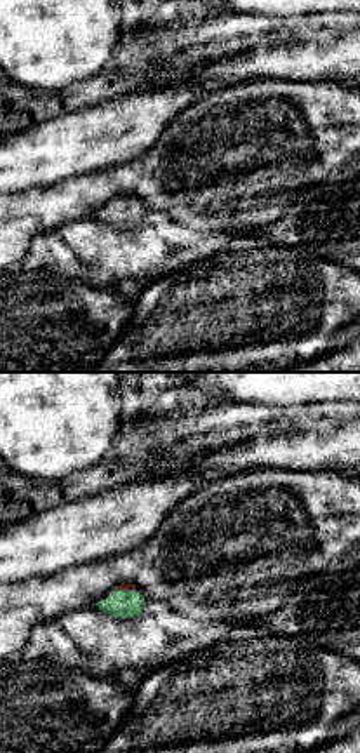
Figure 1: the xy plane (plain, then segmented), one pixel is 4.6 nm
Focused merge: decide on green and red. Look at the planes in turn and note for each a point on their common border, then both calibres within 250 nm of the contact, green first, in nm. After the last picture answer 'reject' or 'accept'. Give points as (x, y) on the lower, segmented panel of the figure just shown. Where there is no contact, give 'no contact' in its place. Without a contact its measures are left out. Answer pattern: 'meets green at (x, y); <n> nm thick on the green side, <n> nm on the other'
meets green at (122, 590); 130 nm thick on the green side, 30 nm on the other

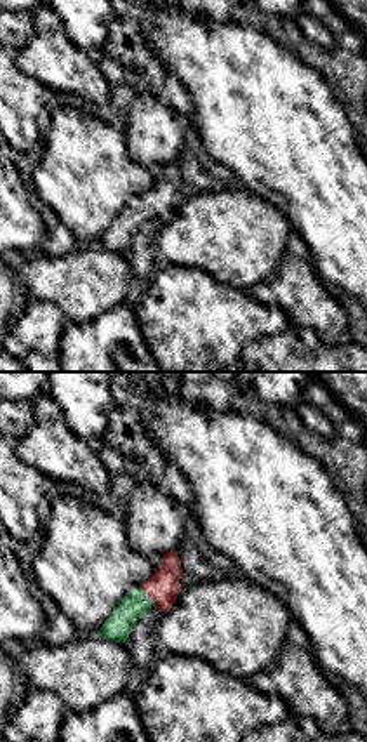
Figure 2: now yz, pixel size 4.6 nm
meets green at (141, 589); 130 nm thick on the green side, 150 nm on the other

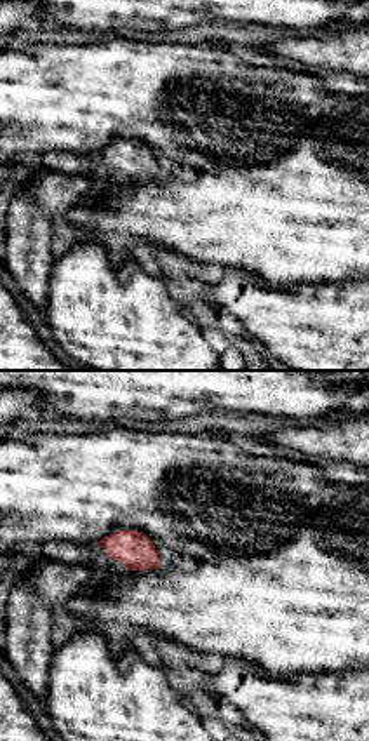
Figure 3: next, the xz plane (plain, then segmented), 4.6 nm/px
meets green at (122, 527); 20 nm thick on the green side, 170 nm on the other

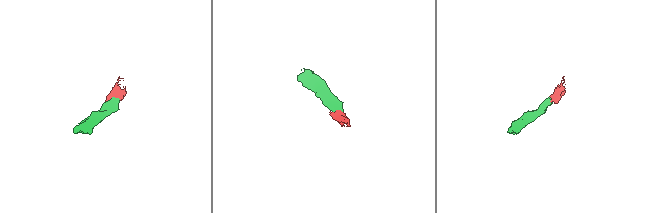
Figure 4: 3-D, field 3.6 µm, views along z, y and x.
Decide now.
accept

